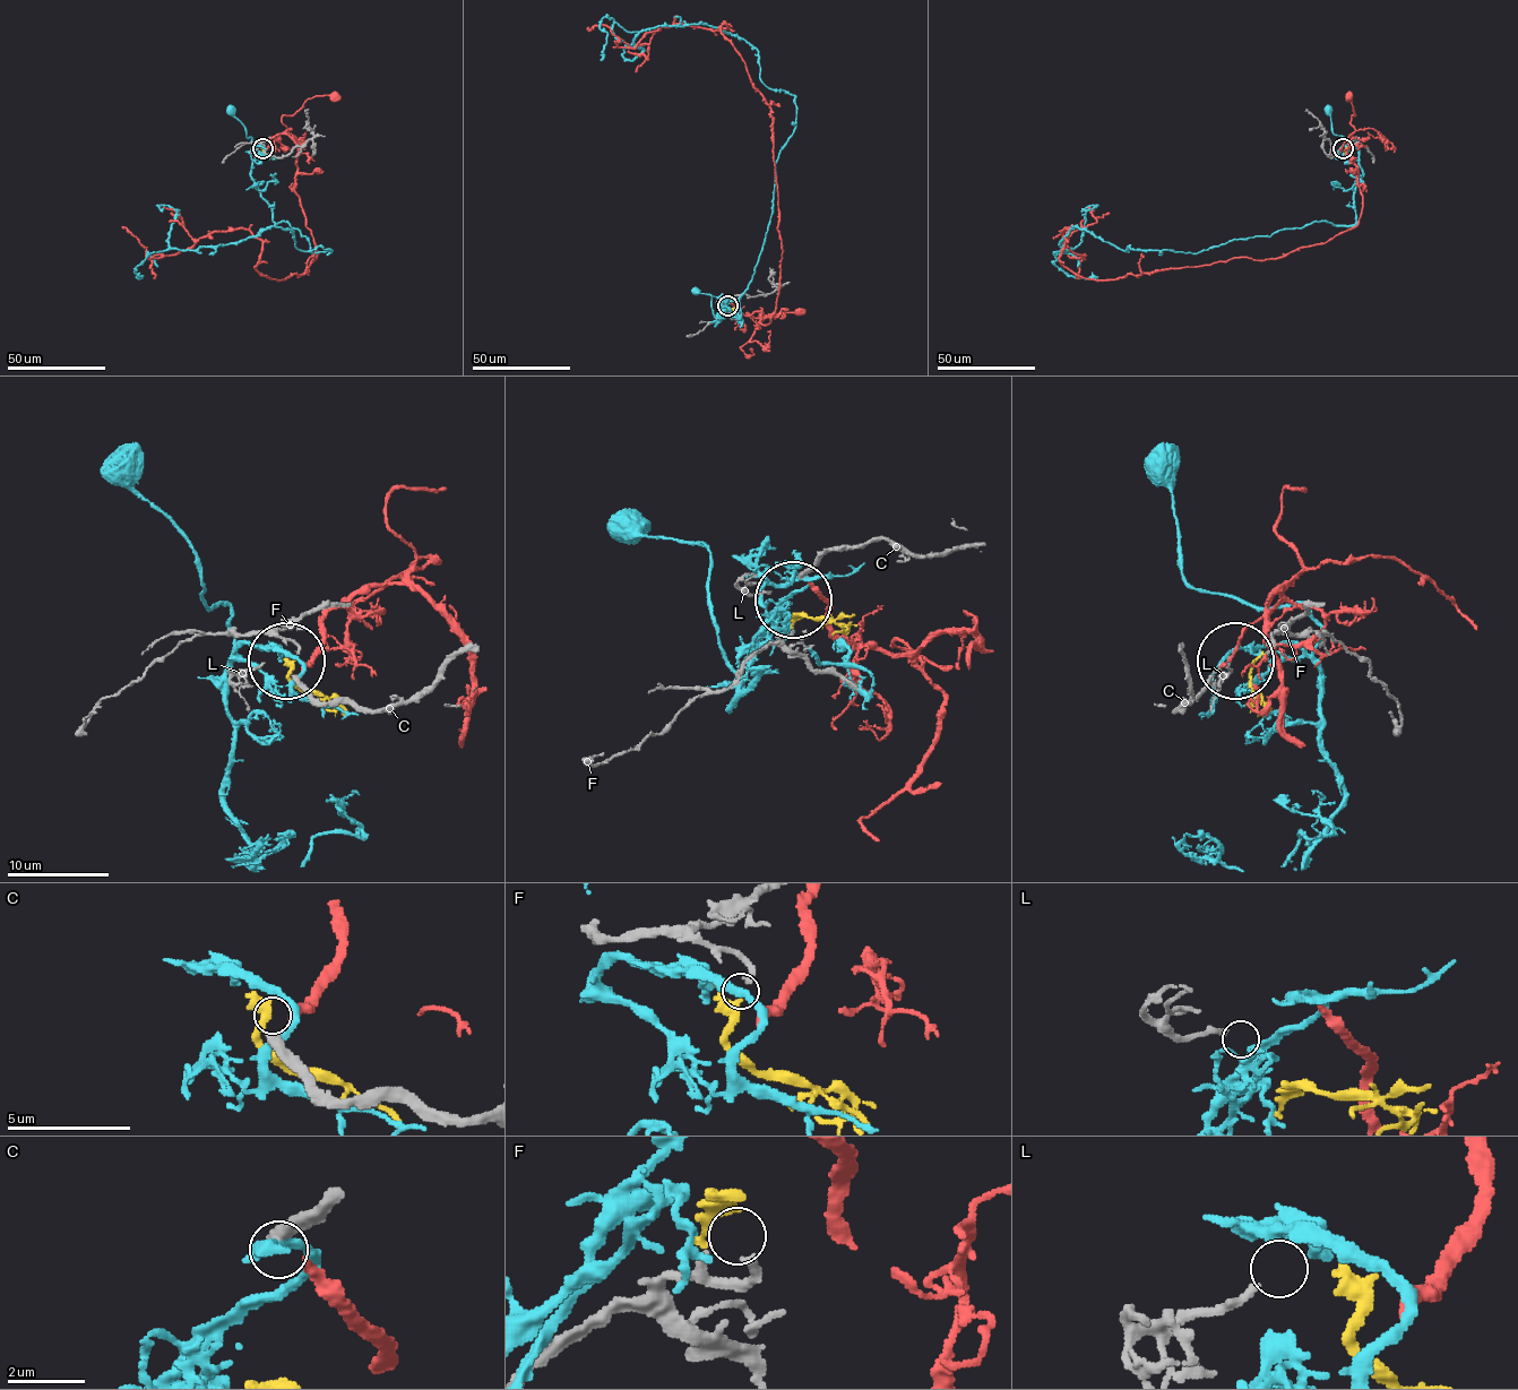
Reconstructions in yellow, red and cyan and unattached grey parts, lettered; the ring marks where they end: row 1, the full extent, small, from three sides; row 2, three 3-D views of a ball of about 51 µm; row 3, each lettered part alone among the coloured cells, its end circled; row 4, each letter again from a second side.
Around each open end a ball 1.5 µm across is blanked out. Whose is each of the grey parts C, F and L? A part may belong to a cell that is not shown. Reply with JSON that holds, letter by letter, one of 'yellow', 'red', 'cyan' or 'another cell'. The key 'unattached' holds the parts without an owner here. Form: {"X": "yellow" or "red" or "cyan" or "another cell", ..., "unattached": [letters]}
{"C": "another cell", "F": "yellow", "L": "another cell", "unattached": ["C", "L"]}

